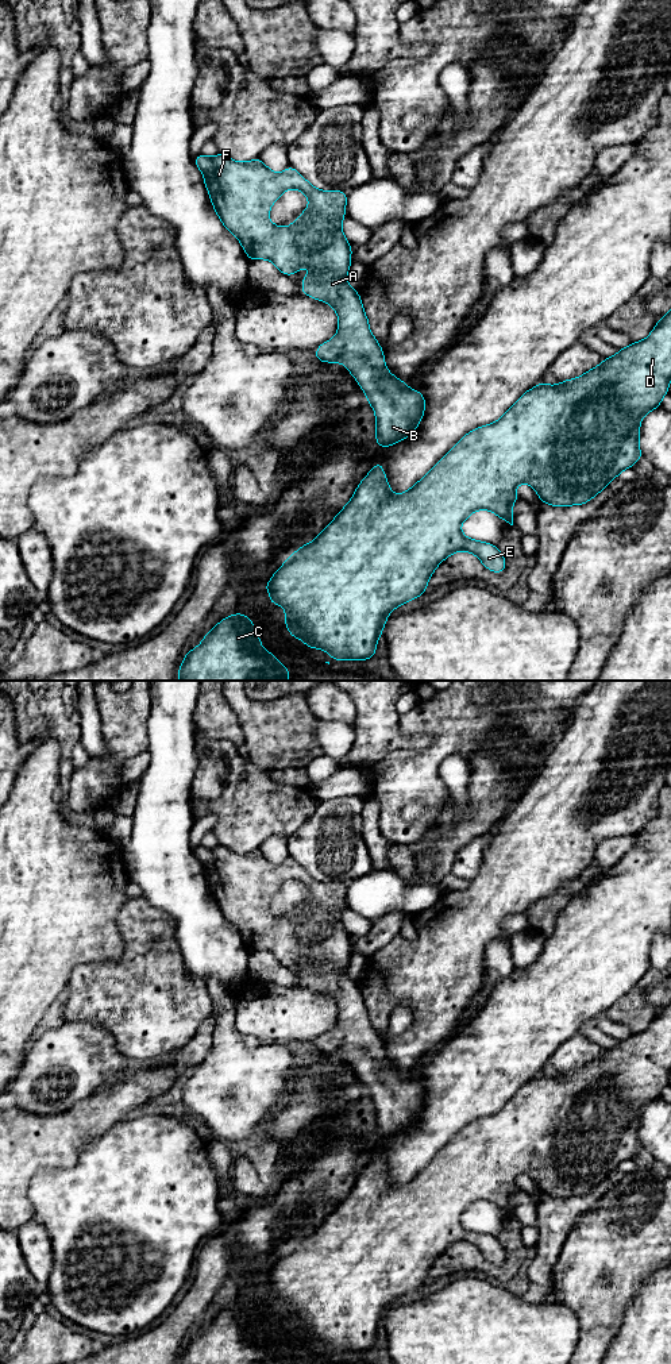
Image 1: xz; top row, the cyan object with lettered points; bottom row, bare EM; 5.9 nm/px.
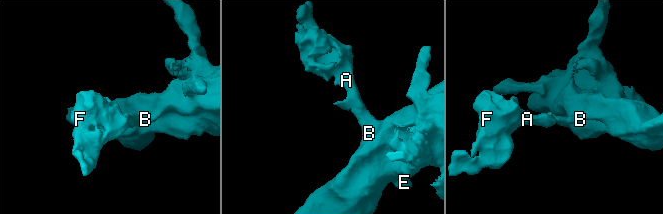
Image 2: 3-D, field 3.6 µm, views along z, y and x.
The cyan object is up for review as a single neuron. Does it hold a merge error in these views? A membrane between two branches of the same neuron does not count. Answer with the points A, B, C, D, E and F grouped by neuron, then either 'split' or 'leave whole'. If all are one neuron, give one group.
A B C D E F | leave whole

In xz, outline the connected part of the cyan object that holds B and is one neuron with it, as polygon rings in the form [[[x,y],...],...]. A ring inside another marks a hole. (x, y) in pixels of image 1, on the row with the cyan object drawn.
[[[219,153],[215,157],[200,154],[193,159],[203,172],[215,212],[223,226],[239,239],[250,261],[269,259],[285,276],[294,276],[300,267],[316,269],[315,273],[304,276],[302,294],[328,303],[339,317],[336,336],[316,348],[316,358],[325,363],[344,363],[346,370],[354,375],[375,412],[377,446],[385,448],[410,436],[424,416],[425,398],[419,390],[410,389],[389,373],[385,354],[369,328],[360,294],[346,281],[352,253],[342,232],[347,193],[316,189],[293,166],[282,173],[274,173],[261,158],[236,162]],[[290,188],[301,190],[308,197],[309,205],[289,227],[277,227],[269,220],[270,207]]]

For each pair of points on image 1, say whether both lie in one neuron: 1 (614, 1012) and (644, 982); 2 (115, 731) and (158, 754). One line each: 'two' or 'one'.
1: one
2: two

